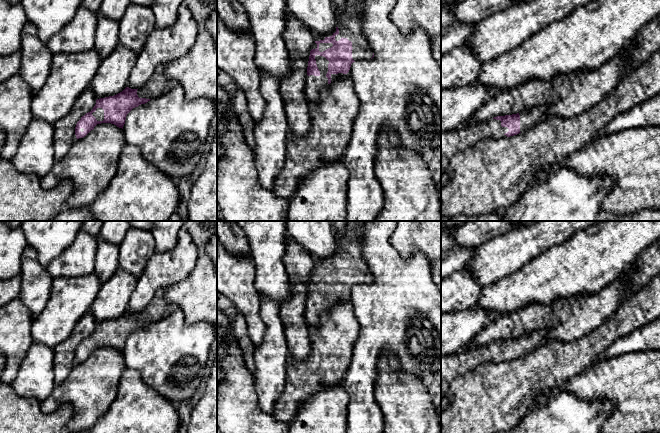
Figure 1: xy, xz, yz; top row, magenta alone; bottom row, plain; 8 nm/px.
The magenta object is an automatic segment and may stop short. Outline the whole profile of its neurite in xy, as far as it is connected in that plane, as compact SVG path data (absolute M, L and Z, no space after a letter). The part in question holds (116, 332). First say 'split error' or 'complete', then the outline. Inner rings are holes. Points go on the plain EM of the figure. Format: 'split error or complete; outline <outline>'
split error; outline M163 289L157 290L151 302L140 313L126 311L114 320L97 323L93 333L77 346L76 362L85 361L101 347L111 347L123 353L126 340L133 332L158 322L166 315L168 303L164 300L163 294Z

